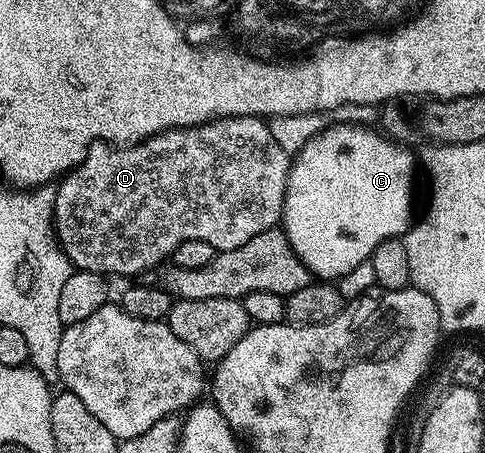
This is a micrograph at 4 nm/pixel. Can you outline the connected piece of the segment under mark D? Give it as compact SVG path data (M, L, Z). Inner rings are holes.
M227 116L225 118L219 118L216 120L210 120L206 124L198 124L195 128L173 128L167 132L161 132L155 136L150 136L148 139L143 140L140 144L131 144L129 146L123 147L119 150L117 147L103 144L101 142L97 144L90 145L90 149L86 151L86 157L79 162L75 168L70 169L65 176L61 177L60 183L57 185L55 194L54 194L54 234L58 241L59 248L62 249L62 252L66 255L67 258L71 260L72 257L76 256L76 246L84 246L84 244L98 244L94 242L96 238L104 238L106 240L106 234L108 236L120 236L120 234L130 234L132 238L136 236L138 240L156 240L156 242L148 242L148 244L154 244L154 246L160 246L160 250L171 250L175 251L176 246L180 246L180 242L187 240L188 242L208 242L208 246L214 248L215 253L227 252L228 250L236 250L236 246L244 246L244 242L248 242L251 238L256 238L256 234L264 234L264 230L275 227L281 221L282 218L282 203L284 202L284 194L286 193L286 179L290 173L290 165L292 163L291 157L282 149L280 142L276 142L272 138L270 133L269 123L265 119L256 117L256 116Z

